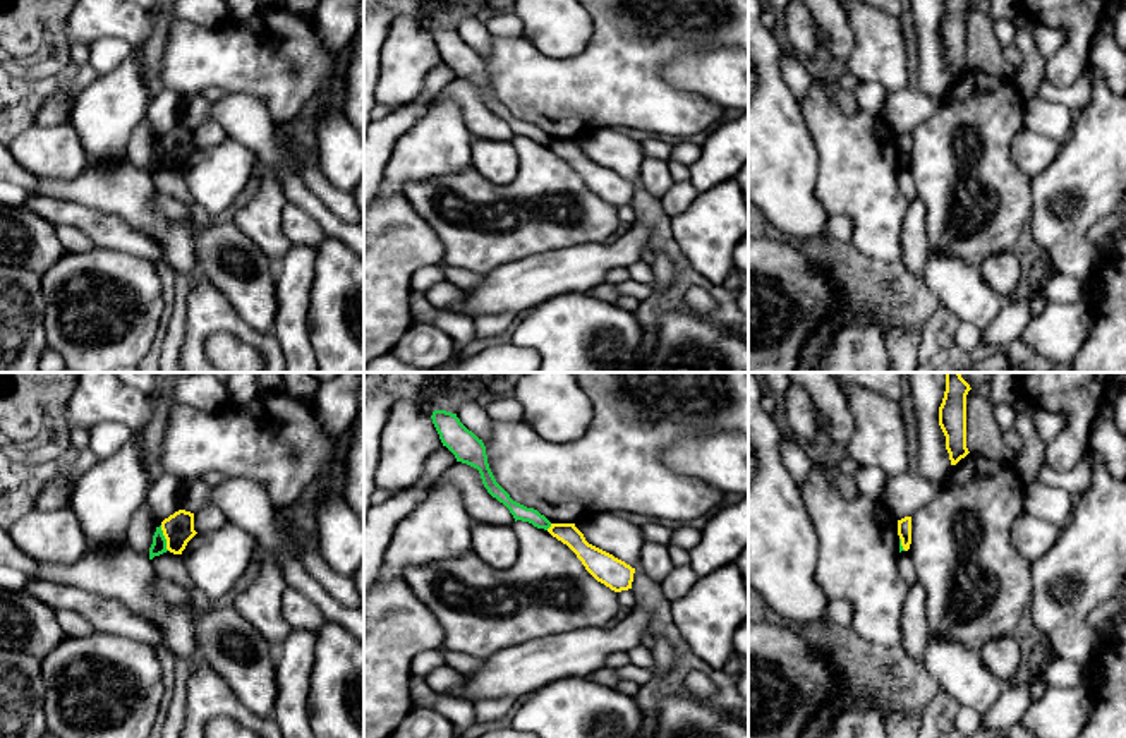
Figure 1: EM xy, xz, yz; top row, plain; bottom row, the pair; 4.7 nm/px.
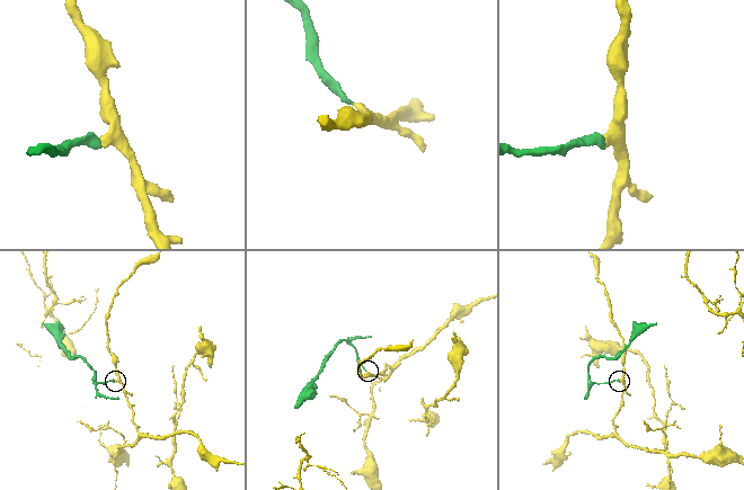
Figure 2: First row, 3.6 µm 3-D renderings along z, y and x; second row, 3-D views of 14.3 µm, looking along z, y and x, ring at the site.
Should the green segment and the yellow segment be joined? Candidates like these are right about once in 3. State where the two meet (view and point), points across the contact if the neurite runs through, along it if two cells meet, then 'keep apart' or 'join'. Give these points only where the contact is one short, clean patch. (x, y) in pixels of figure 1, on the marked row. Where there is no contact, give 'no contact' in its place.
contact xy (163, 538); border xy (160, 526), (169, 550); keep apart

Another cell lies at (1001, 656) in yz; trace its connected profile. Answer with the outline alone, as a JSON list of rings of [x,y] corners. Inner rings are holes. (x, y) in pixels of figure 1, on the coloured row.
[[[1013,635],[984,644],[978,656],[1002,687],[1009,687],[1020,680],[1021,650]]]

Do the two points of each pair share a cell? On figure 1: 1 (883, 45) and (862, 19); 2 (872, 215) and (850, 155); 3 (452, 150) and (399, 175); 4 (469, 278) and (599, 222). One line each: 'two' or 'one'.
1: one
2: one
3: one
4: two

